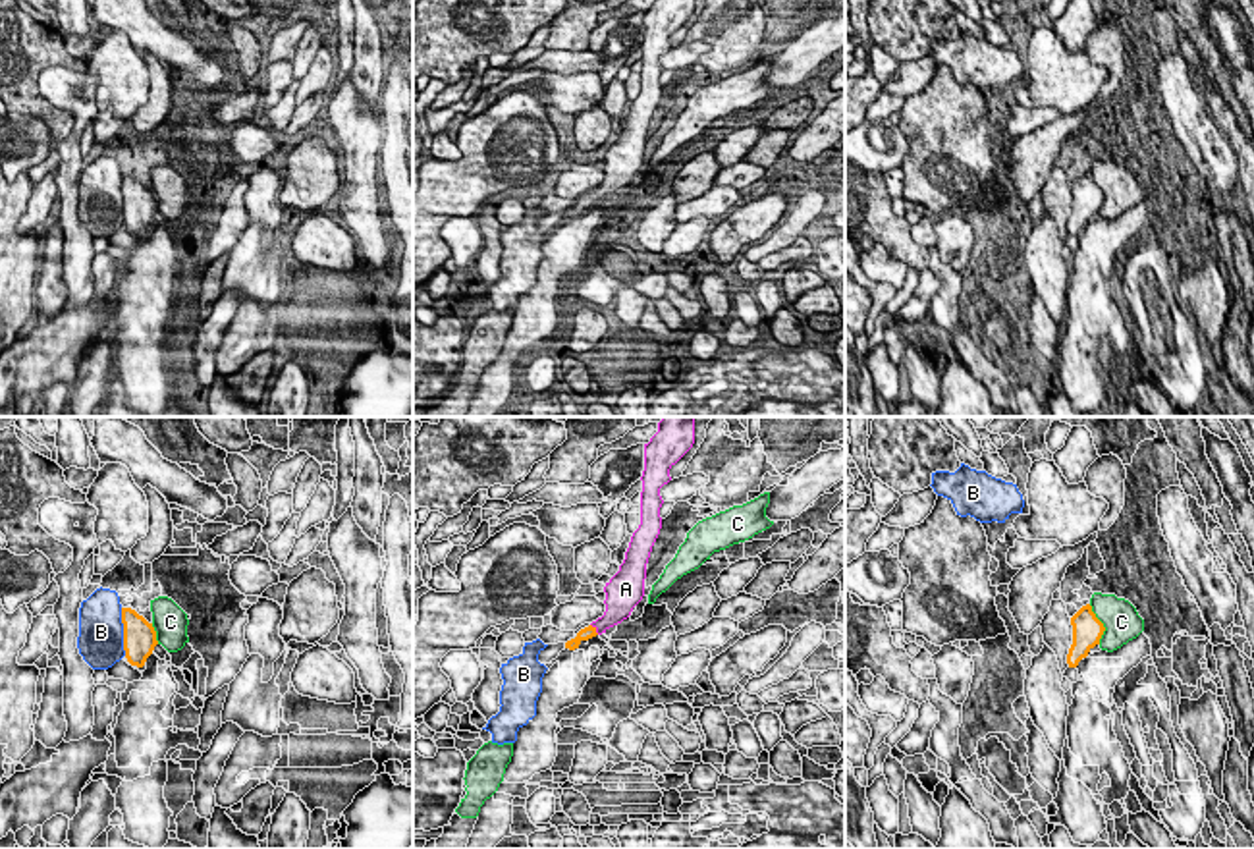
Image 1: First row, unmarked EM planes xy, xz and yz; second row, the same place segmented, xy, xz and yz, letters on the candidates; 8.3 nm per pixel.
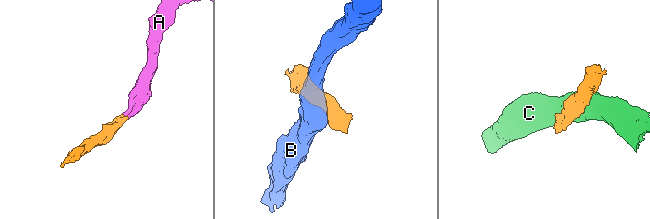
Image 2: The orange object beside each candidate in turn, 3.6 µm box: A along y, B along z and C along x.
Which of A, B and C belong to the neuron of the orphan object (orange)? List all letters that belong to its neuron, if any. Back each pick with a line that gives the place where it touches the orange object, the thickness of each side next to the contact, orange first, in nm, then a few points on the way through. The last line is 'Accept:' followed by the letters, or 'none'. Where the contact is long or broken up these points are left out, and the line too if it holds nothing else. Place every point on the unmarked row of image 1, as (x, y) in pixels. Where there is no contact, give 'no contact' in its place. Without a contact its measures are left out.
A: xz (595, 197) | 100/190 nm | across xz (589, 199), (595, 197), (616, 176)
Accept: A

